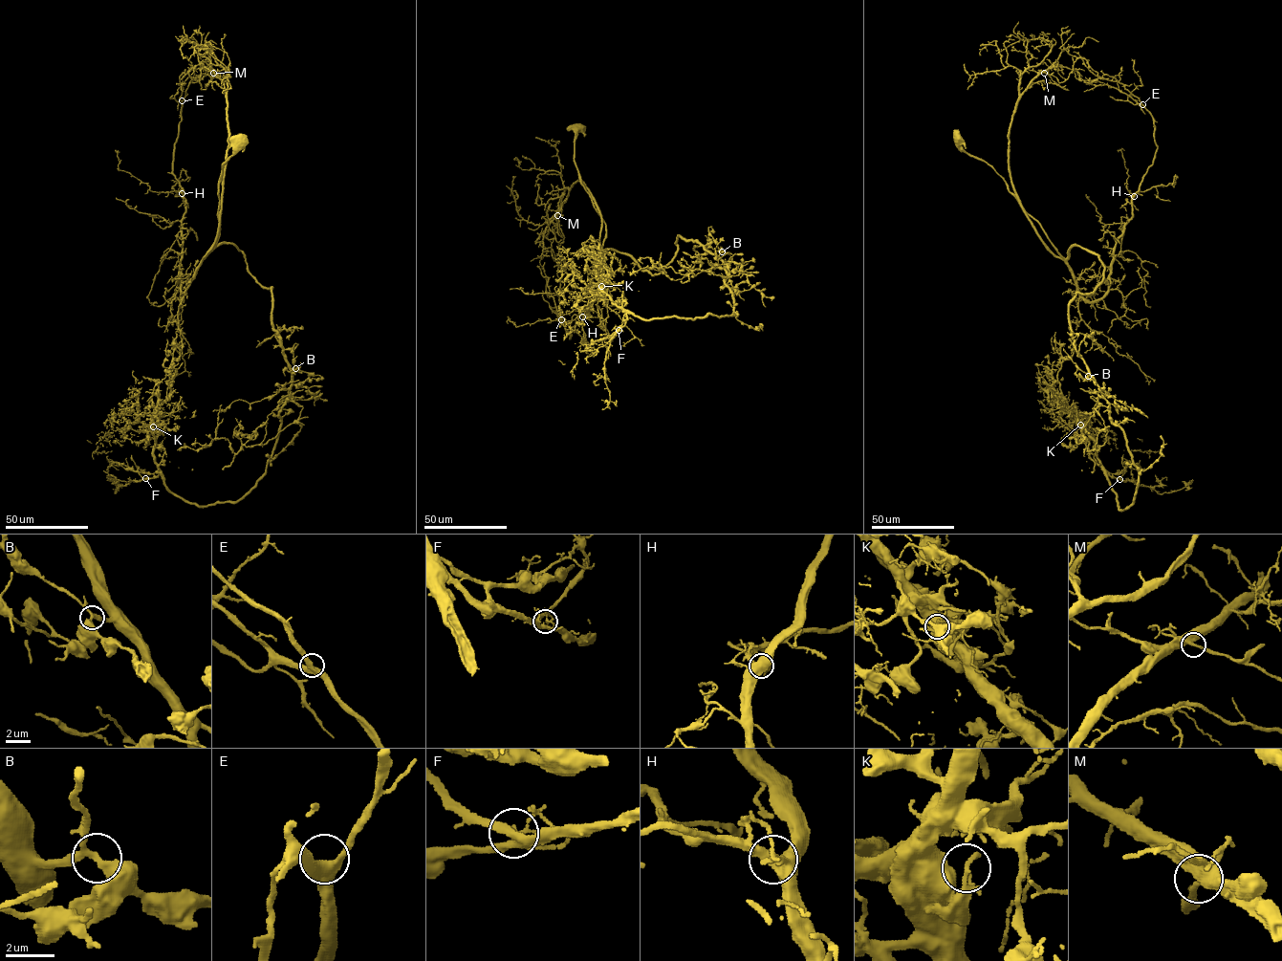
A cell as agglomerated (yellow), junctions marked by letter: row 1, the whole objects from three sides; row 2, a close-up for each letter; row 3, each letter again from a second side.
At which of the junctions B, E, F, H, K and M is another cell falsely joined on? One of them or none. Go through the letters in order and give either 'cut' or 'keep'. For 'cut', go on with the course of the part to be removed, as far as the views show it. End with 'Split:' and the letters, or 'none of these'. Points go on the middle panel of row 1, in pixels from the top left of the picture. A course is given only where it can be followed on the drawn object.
B: keep
E: keep
F: keep
H: keep
K: cut | (602, 286), (630, 273), (614, 306), (599, 296), (577, 309), (575, 291), (559, 303), (572, 330)
M: keep
Split: K

